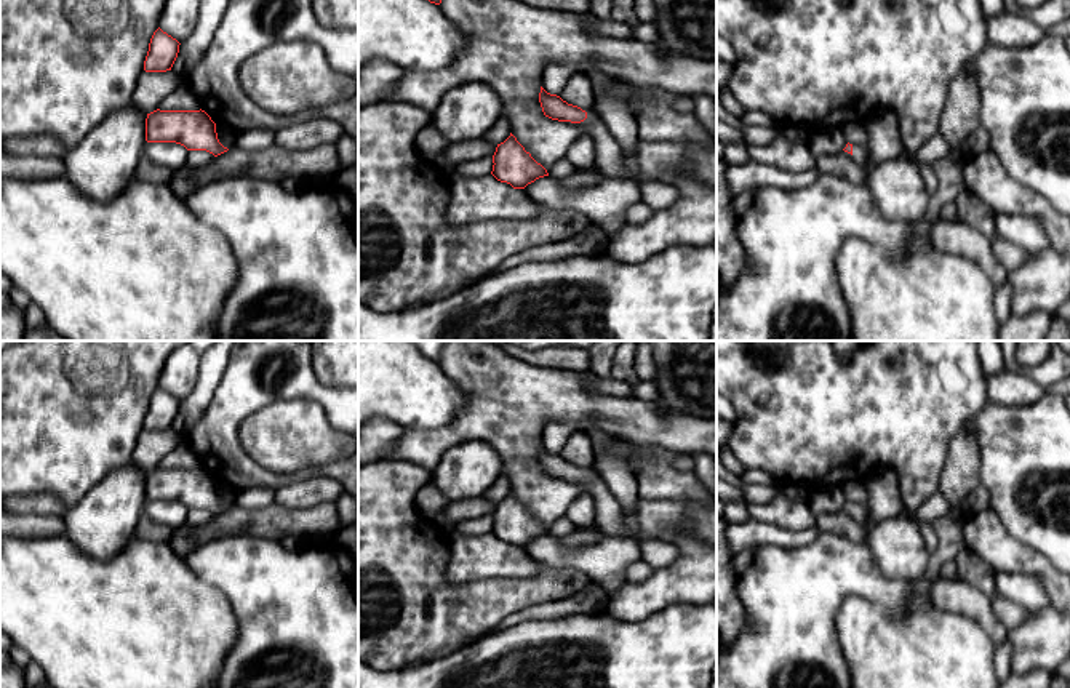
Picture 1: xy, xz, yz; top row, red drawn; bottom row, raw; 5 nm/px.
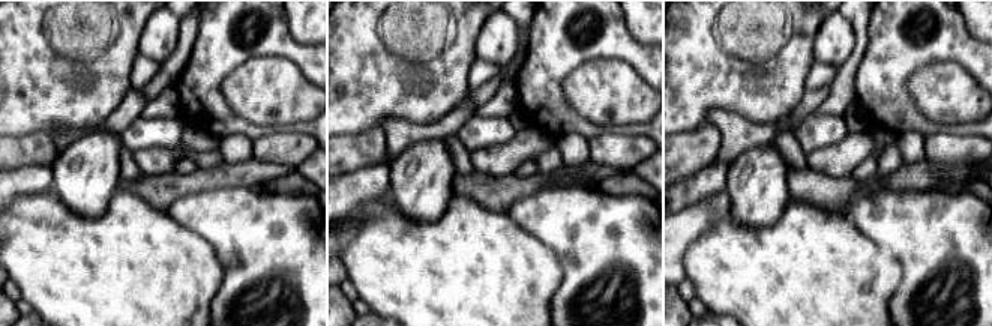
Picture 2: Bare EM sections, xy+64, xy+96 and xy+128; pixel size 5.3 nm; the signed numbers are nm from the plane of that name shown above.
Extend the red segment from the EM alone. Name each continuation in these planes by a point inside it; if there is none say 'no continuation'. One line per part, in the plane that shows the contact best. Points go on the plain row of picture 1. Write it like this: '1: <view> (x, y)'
1: yz (859, 511)

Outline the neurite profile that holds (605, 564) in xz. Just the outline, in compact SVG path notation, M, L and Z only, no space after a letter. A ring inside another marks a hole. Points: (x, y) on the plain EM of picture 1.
M544 534L523 549L536 563L584 571L608 595L621 590L625 570L641 560L638 541L613 536L605 536L598 544L589 547L568 549L558 538Z

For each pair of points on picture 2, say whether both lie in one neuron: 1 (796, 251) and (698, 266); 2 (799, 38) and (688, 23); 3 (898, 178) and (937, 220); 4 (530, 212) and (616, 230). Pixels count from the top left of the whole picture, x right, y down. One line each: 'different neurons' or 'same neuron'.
1: same neuron
2: same neuron
3: different neurons
4: same neuron

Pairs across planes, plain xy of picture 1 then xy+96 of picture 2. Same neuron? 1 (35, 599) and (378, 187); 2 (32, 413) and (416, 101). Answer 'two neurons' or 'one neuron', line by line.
1: two neurons
2: one neuron

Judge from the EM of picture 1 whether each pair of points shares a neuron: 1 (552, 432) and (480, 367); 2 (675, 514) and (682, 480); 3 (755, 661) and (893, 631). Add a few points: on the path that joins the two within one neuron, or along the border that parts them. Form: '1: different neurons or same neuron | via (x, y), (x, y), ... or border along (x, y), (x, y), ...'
1: different neurons | border along (578, 429), (571, 424), (549, 423), (541, 444)
2: different neurons | border along (640, 500), (680, 500), (699, 504)
3: different neurons | border along (840, 604), (837, 637), (851, 671)

